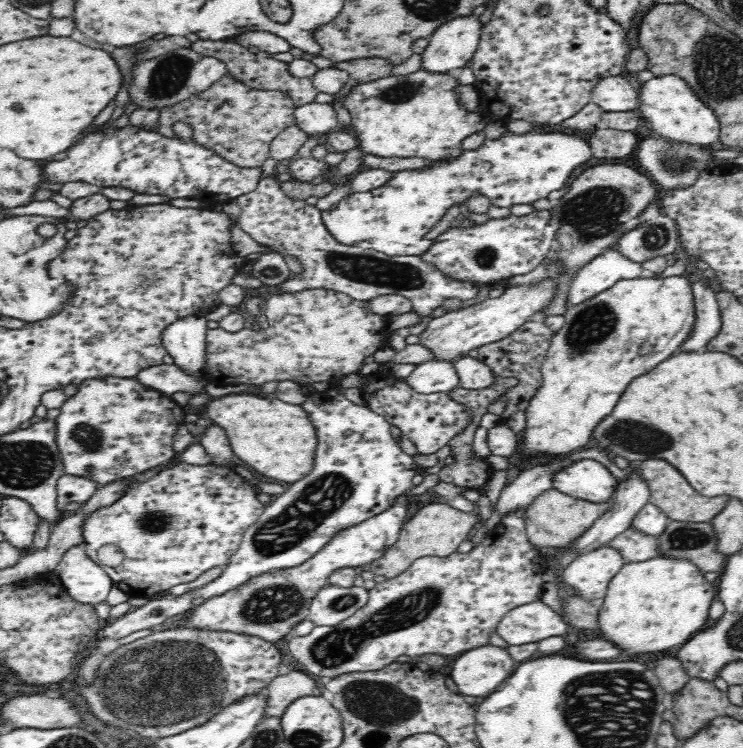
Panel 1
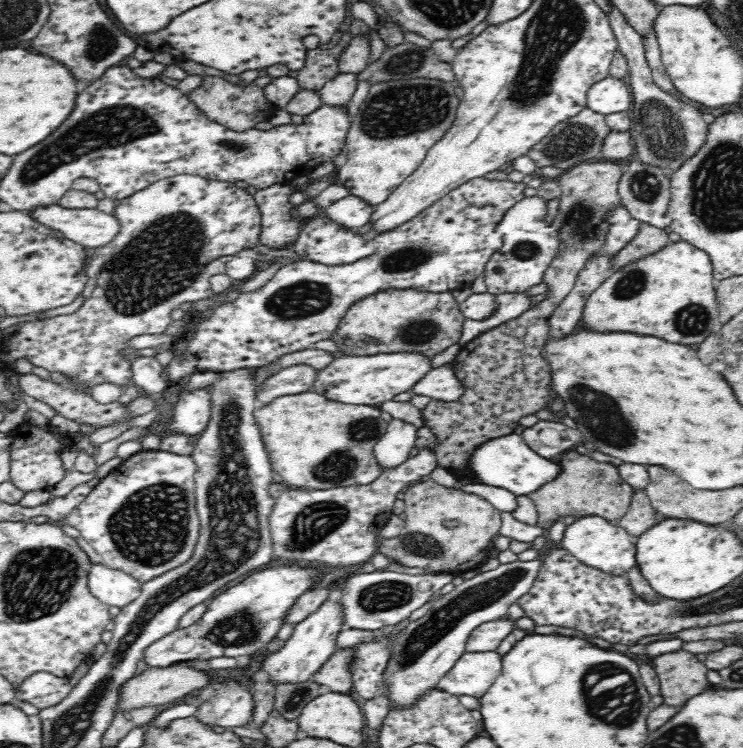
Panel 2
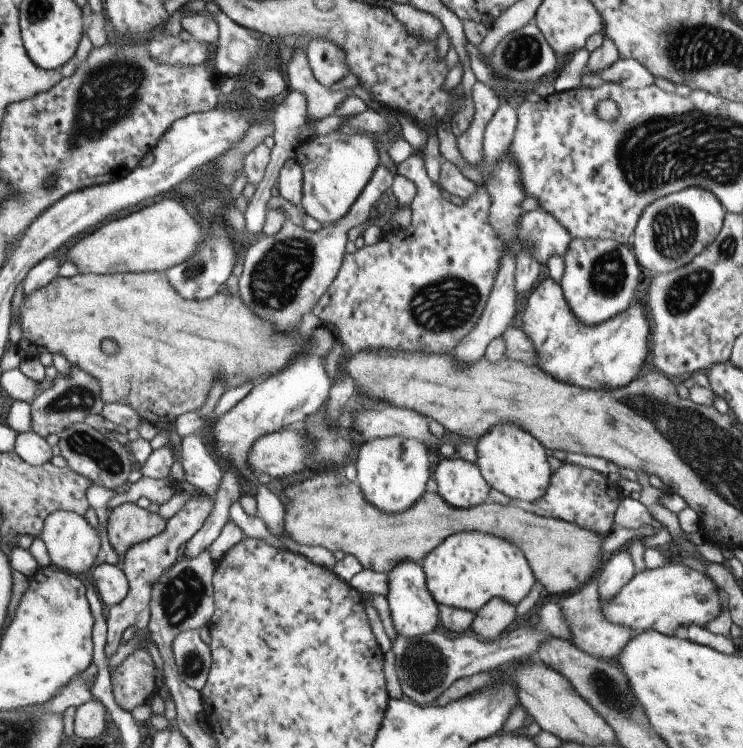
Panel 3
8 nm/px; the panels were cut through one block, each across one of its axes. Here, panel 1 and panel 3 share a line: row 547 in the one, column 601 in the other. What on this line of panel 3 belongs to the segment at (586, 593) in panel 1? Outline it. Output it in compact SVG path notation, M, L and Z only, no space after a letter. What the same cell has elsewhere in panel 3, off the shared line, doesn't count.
M673 560L659 568L636 570L631 580L619 588L615 598L611 598L611 602L598 601L605 620L615 626L637 632L657 630L661 634L674 636L677 629L691 625L702 627L721 612L721 598L717 588L711 577Z

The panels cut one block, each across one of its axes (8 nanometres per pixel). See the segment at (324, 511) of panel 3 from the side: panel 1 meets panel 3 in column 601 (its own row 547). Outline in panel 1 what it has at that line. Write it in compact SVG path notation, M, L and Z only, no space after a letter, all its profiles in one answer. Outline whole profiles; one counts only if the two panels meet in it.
M548 489L539 494L523 512L526 534L529 541L541 548L542 546L567 547L585 530L588 530L612 506L612 498L608 501L593 503L589 500L576 500L556 489Z

